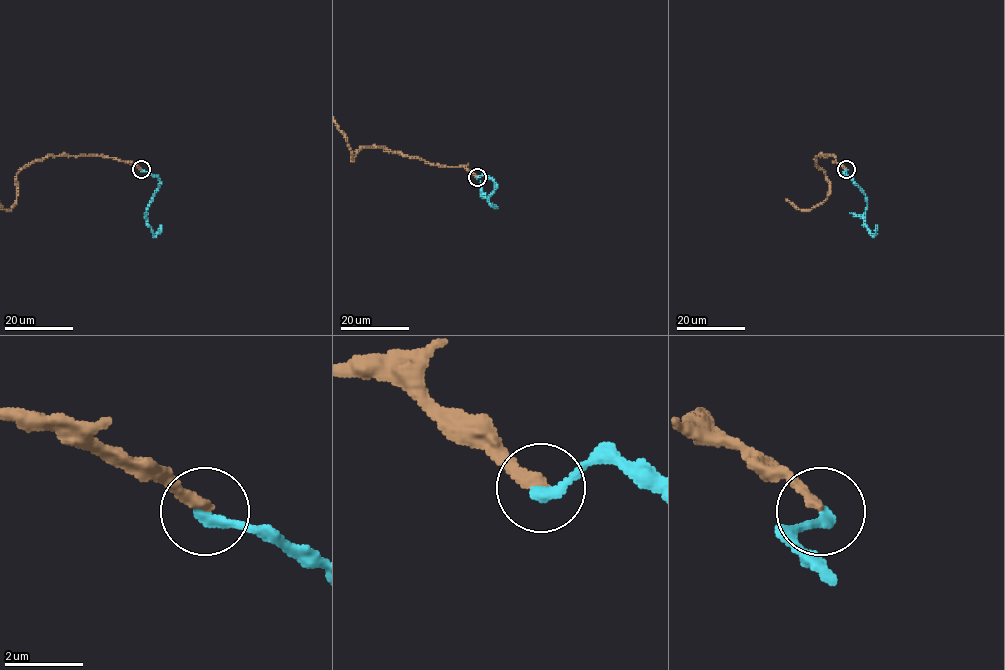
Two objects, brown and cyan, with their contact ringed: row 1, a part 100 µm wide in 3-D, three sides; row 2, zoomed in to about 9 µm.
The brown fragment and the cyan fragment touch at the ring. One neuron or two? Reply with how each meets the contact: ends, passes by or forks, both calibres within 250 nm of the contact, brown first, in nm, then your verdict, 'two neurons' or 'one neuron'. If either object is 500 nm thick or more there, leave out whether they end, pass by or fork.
brown ends; cyan ends; calibres 280 and 300 nm; two neurons

